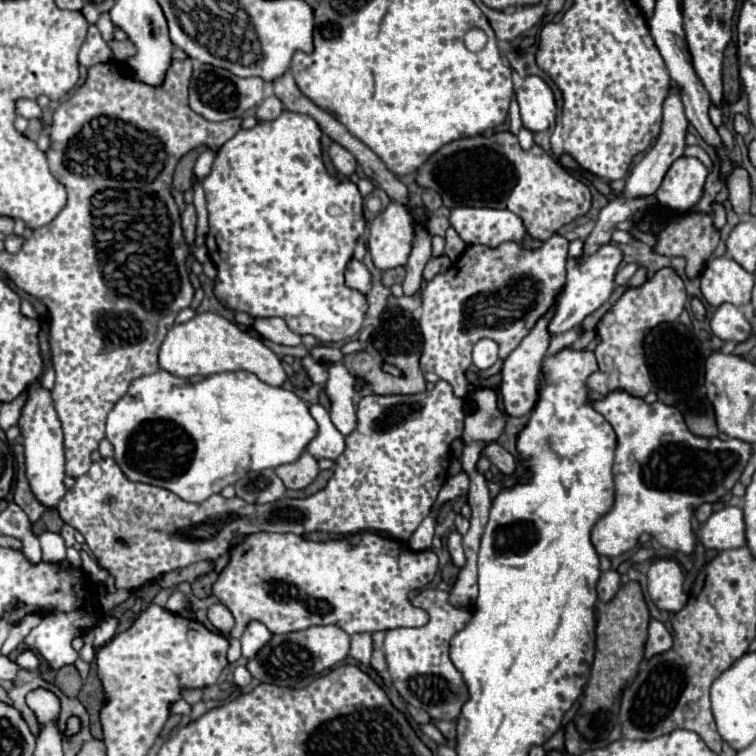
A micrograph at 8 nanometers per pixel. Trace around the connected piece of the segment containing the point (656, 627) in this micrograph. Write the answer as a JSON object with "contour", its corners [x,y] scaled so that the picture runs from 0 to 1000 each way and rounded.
{"contour":[[[861,820],[858,847],[856,847],[856,854],[853,854],[853,873],[864,870],[864,865],[877,865],[880,860],[885,860],[885,854],[890,854],[890,844],[888,844],[885,833],[874,823]]]}

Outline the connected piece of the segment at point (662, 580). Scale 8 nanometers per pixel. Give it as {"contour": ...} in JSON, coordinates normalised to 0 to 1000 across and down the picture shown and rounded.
{"contour":[[[872,738],[862,743],[856,757],[858,788],[869,804],[882,810],[898,810],[909,799],[909,786],[903,780],[901,747],[885,738]]]}

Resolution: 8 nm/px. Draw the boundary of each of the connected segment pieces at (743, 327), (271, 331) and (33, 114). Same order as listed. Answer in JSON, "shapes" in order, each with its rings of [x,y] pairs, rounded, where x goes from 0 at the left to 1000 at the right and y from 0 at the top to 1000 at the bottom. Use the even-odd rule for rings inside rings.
{"shapes":[[[[954,402],[946,410],[946,415],[940,421],[940,437],[954,450],[970,452],[970,455],[978,455],[978,452],[985,452],[993,447],[991,423],[970,402]]],[[[340,421],[335,434],[348,447],[353,447],[364,455],[374,455],[374,458],[396,458],[398,455],[398,444],[390,442],[388,437],[382,437],[382,431],[377,429],[374,421]]],[[[25,130],[20,135],[20,146],[25,153],[30,156],[54,156],[54,143],[46,132],[36,132],[36,130]]]]}

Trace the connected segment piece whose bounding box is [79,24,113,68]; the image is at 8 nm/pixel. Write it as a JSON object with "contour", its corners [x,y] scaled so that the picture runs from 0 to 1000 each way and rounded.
{"contour":[[[126,32],[118,34],[115,50],[104,66],[104,85],[107,87],[123,87],[131,82],[144,82],[149,77],[149,69],[144,66],[142,56],[134,50],[134,42],[128,40]]]}

